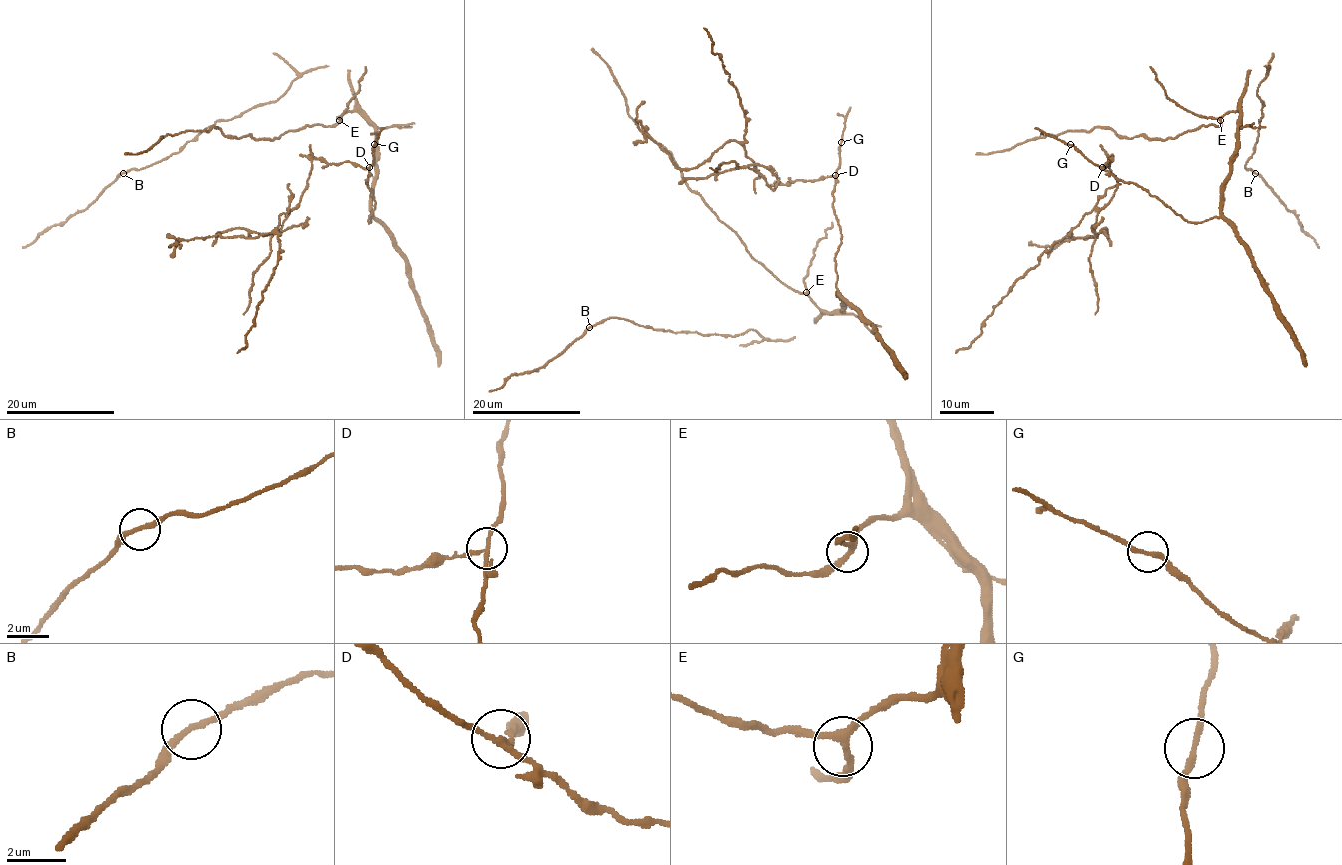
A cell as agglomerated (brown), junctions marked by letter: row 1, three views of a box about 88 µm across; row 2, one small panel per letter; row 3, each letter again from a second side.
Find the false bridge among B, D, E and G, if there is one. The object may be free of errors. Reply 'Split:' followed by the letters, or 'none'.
Split: D

